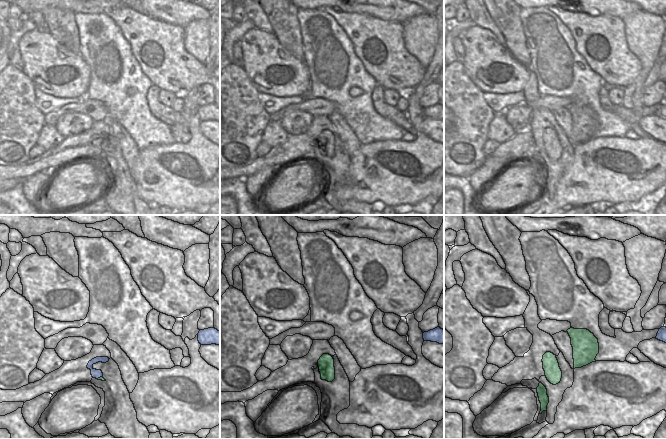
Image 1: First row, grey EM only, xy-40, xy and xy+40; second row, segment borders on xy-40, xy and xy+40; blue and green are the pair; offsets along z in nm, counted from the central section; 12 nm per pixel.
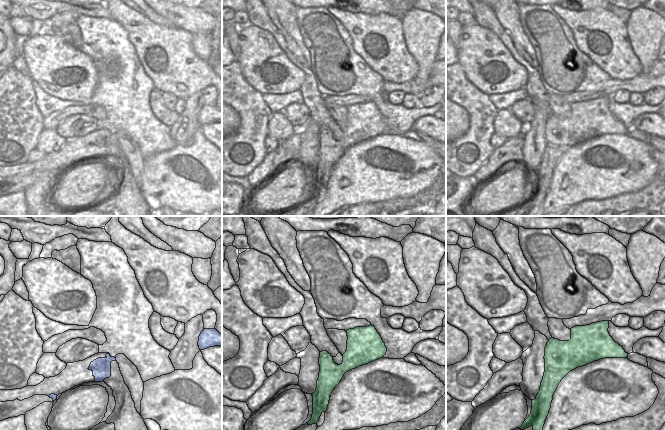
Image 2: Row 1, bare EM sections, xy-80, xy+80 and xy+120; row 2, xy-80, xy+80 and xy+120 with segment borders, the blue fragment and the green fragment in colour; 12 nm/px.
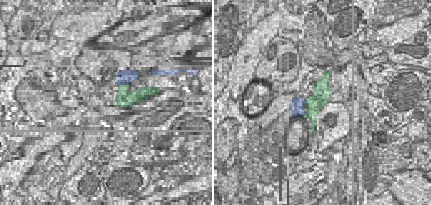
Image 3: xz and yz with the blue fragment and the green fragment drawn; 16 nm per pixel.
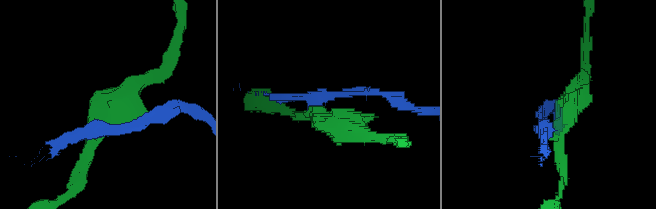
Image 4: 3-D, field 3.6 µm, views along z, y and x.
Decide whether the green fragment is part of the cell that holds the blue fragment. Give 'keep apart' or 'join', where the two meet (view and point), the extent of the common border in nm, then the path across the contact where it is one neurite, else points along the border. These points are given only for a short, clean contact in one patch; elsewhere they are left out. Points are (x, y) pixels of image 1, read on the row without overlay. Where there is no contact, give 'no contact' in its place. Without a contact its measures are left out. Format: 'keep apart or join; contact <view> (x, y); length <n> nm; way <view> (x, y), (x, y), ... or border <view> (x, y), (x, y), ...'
keep apart; contact xy-40 (99, 153); length 80 nm

